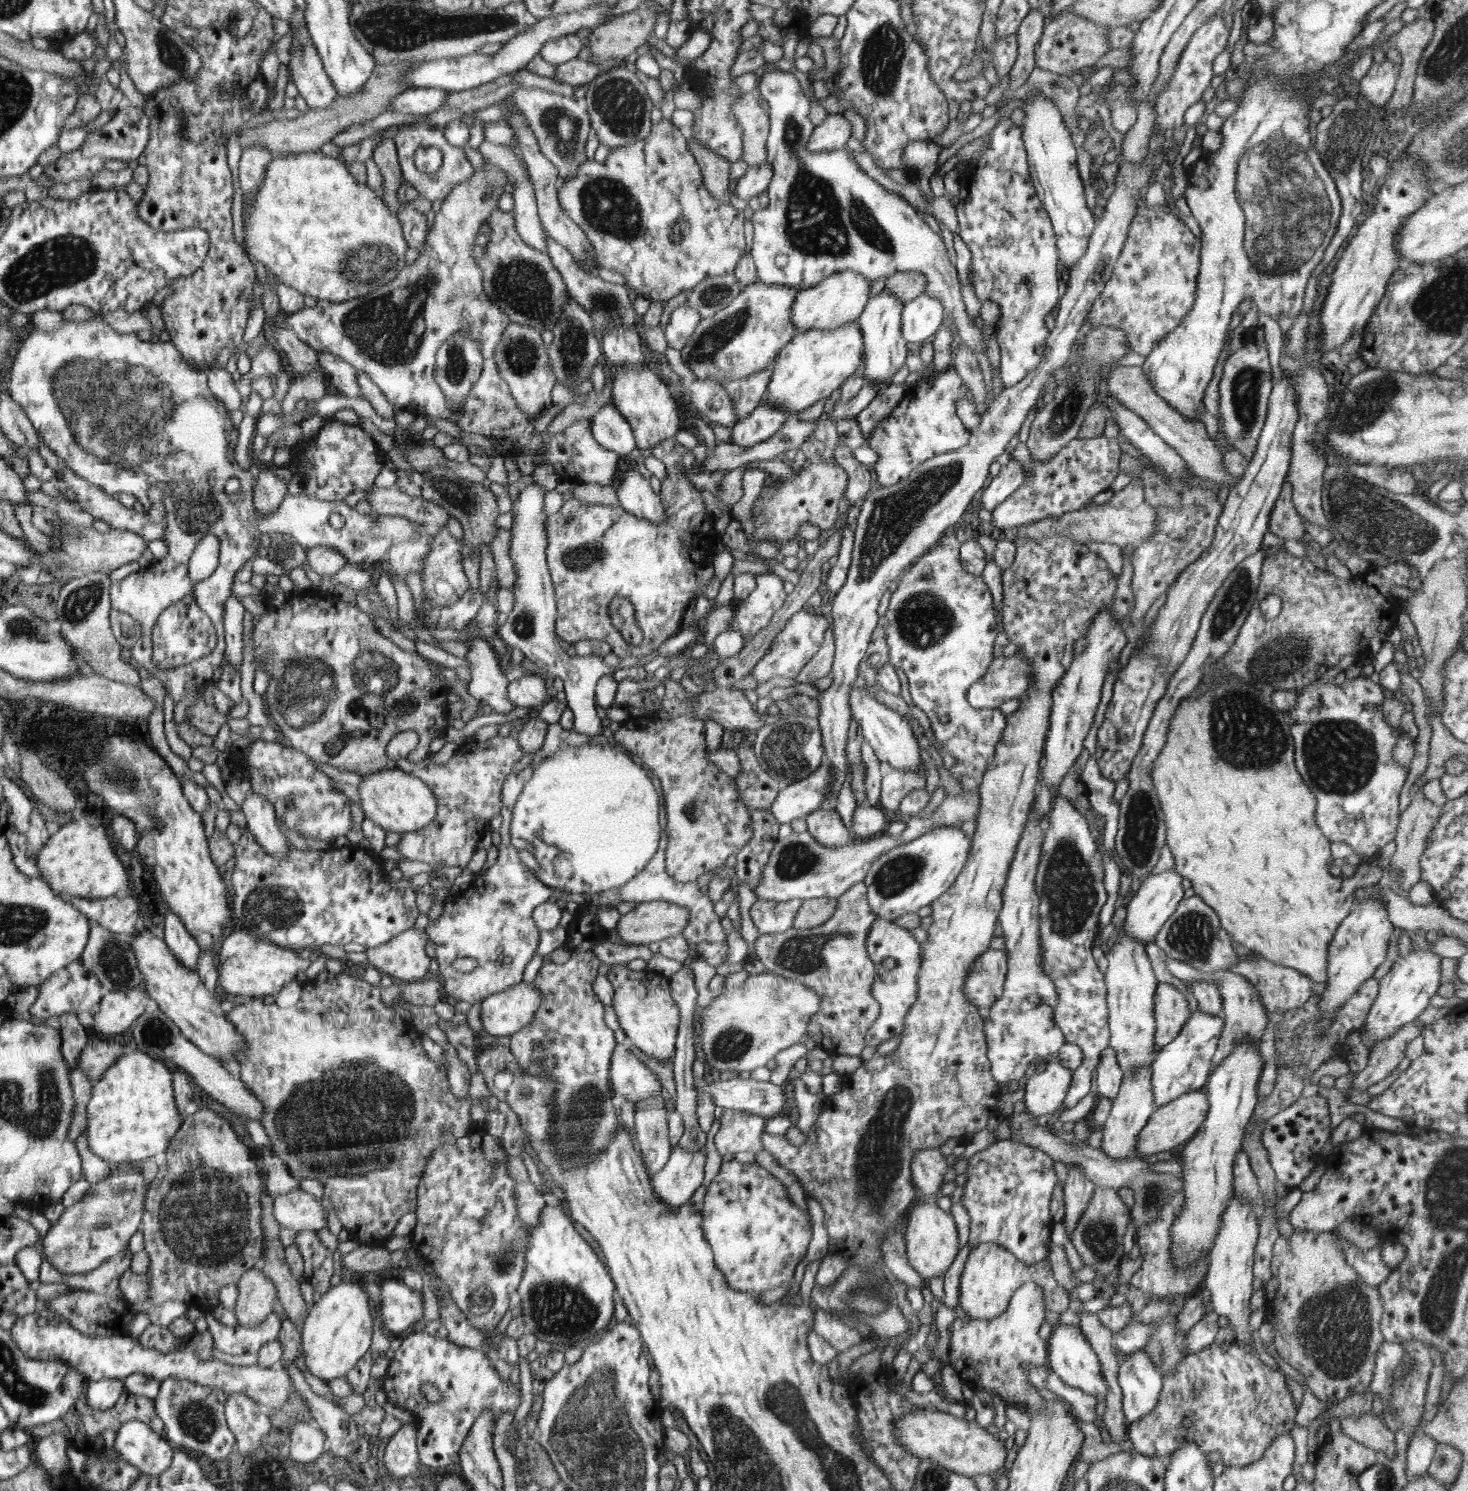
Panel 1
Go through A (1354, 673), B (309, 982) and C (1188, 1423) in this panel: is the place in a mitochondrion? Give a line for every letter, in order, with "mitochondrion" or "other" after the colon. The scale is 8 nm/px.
A: other
B: other
C: mitochondrion

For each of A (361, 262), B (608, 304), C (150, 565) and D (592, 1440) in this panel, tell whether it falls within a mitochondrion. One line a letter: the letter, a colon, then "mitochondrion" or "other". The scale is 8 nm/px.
A: mitochondrion
B: mitochondrion
C: other
D: mitochondrion

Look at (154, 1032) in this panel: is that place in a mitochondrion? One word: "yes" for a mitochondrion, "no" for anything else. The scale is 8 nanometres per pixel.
yes

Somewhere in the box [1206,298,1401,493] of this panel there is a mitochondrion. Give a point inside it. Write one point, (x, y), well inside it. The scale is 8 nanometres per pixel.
(1245, 386)

